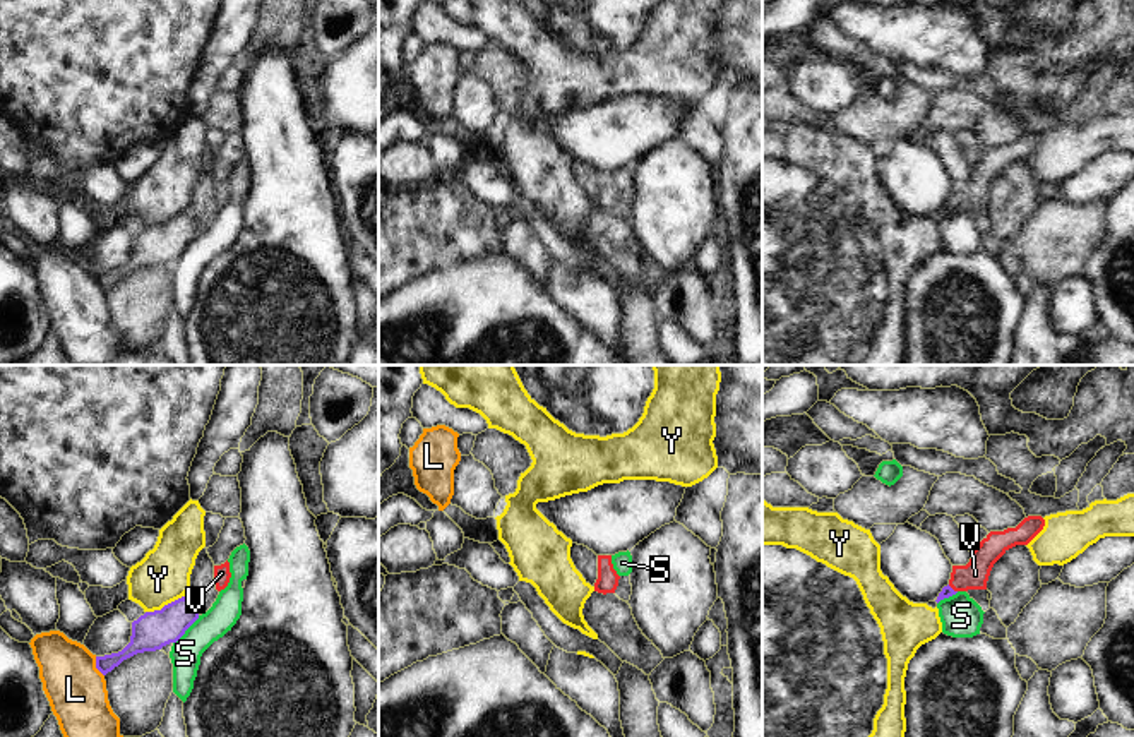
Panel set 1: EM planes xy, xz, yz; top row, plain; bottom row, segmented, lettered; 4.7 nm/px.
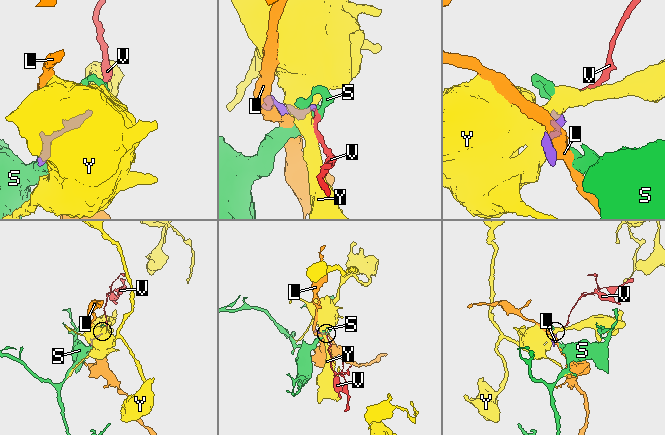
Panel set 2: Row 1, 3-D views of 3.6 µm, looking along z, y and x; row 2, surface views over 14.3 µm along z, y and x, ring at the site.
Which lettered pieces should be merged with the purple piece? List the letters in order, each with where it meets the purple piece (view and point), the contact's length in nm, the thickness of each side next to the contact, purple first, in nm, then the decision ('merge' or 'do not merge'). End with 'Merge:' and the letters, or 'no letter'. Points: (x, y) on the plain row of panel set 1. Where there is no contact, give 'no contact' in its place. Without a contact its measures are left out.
L: contact xy (96, 283); length 100 nm; calibres 110 and 280 nm; do not merge
S: contact xy (187, 244); length 180 nm; calibres 180 and 150 nm; do not merge
V: contact yz (951, 204); length 60 nm; calibres 50 and 130 nm; merge
Y: contact xy (165, 221); length 200 nm; calibres 180 and 260 nm; do not merge
Merge: V

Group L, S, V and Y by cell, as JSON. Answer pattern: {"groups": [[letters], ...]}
{"groups": [["L"], ["S"], ["V"], ["Y"]]}

